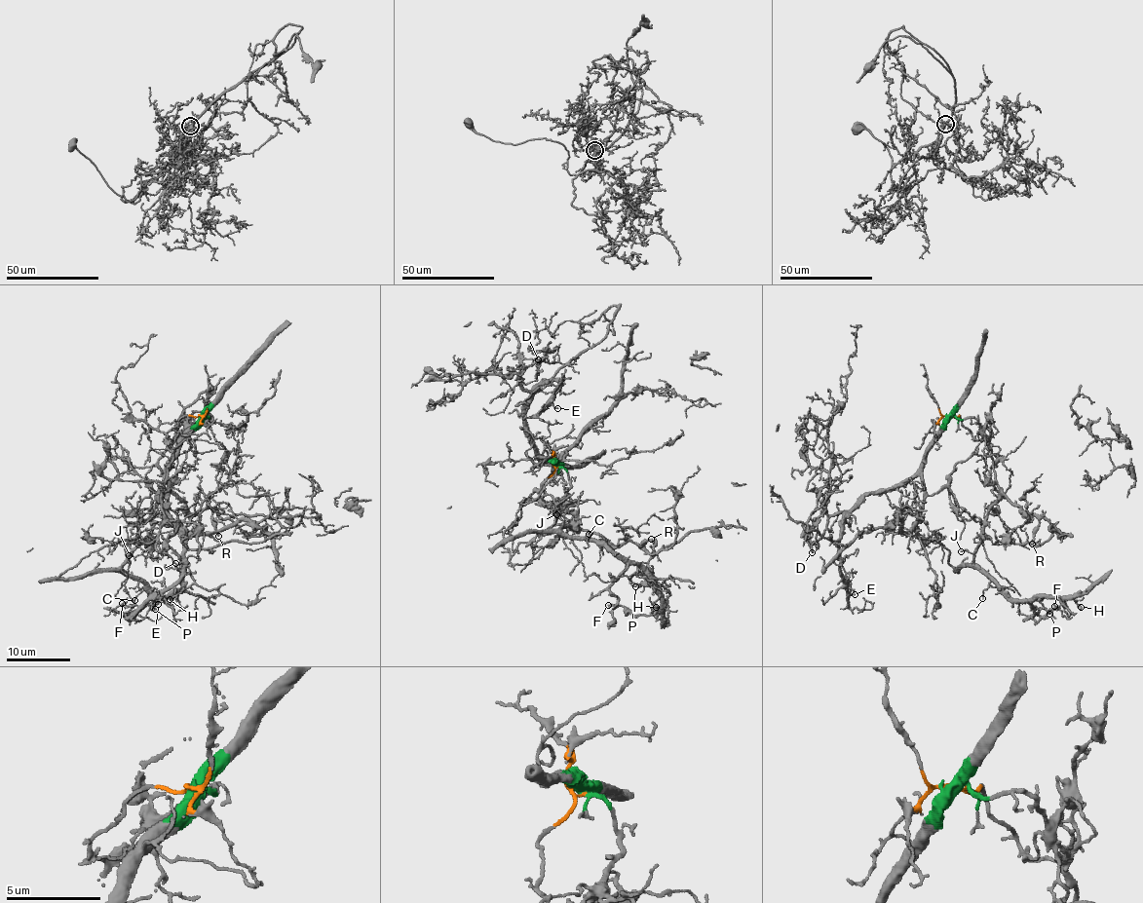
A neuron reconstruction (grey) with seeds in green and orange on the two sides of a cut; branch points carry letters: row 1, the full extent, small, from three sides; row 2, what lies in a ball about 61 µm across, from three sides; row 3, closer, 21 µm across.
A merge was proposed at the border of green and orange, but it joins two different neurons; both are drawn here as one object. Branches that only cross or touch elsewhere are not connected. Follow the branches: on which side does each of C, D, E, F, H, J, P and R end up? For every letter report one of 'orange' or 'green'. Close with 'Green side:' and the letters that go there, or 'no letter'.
C: orange
D: green
E: green
F: orange
H: orange
J: orange
P: orange
R: orange
Green side: D, E

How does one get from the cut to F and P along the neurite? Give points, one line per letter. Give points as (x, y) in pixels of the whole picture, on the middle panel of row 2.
F: (553, 464), (542, 498), (554, 523), (574, 523), (561, 531), (627, 565), (607, 604)
P: (553, 464), (542, 498), (554, 523), (574, 523), (561, 531), (603, 545), (636, 586)

